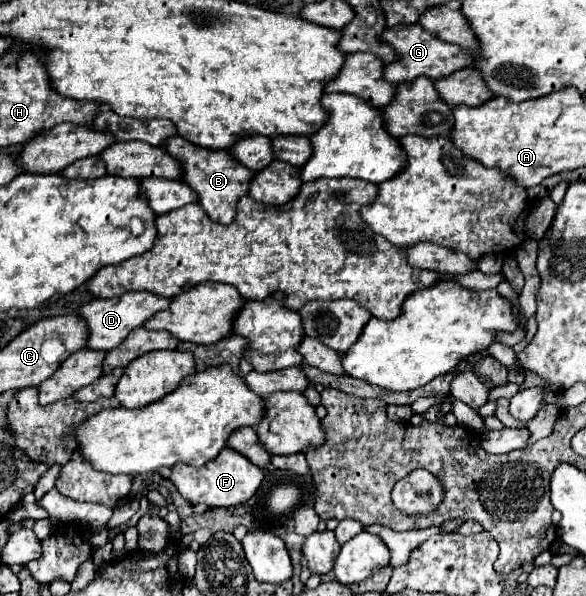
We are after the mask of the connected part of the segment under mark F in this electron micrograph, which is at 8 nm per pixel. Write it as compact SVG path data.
M224 448L214 460L210 460L202 470L186 466L186 464L176 464L172 466L172 476L170 480L174 482L176 490L190 502L190 504L208 504L208 506L236 506L246 500L250 500L260 486L264 478L264 470L252 464L246 456L232 448Z

